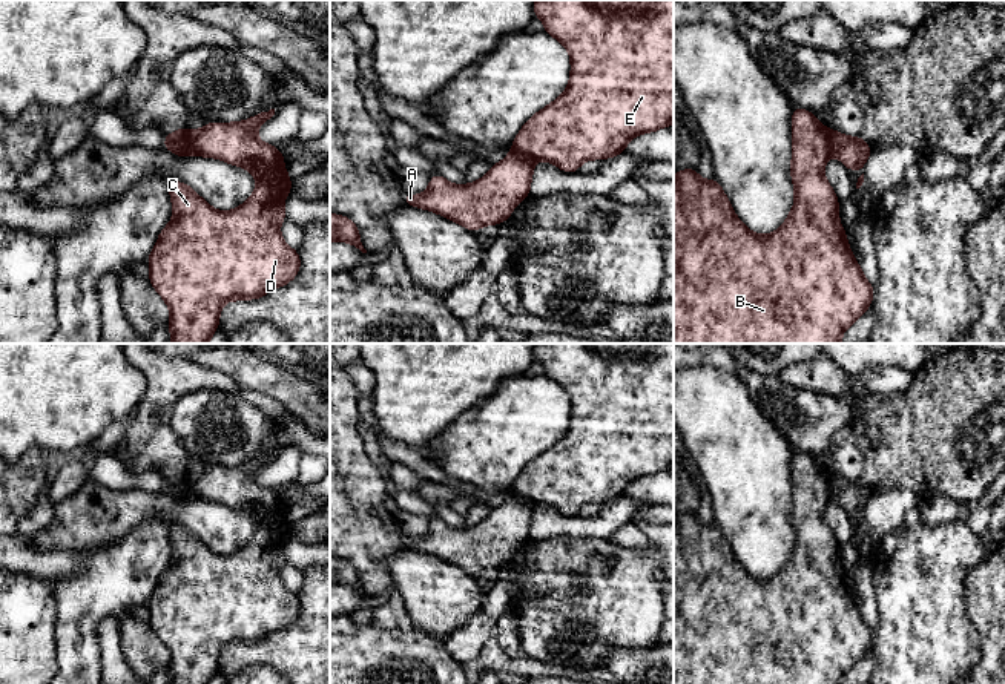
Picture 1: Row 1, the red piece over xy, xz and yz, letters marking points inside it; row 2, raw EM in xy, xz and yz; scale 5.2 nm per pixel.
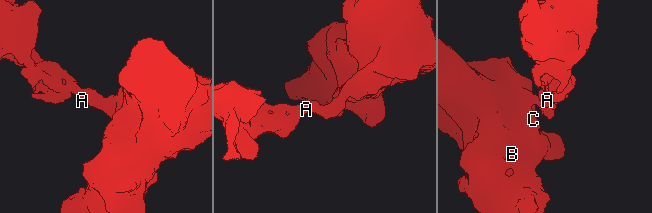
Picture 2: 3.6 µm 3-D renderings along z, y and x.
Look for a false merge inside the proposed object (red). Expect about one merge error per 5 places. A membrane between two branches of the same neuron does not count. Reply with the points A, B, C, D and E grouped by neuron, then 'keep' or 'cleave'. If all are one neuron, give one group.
groups A / B C D E; cleave

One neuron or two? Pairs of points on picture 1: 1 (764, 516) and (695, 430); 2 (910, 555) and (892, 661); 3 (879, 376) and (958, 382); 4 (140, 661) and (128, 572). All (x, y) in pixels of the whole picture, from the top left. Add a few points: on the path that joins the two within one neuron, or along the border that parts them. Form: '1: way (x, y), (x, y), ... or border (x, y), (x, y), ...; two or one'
1: way (751, 494), (751, 485), (717, 451); one
2: way (910, 582), (910, 635); one
3: border (913, 373), (913, 381), (906, 390), (887, 396); two
4: border (128, 614), (118, 621); two

